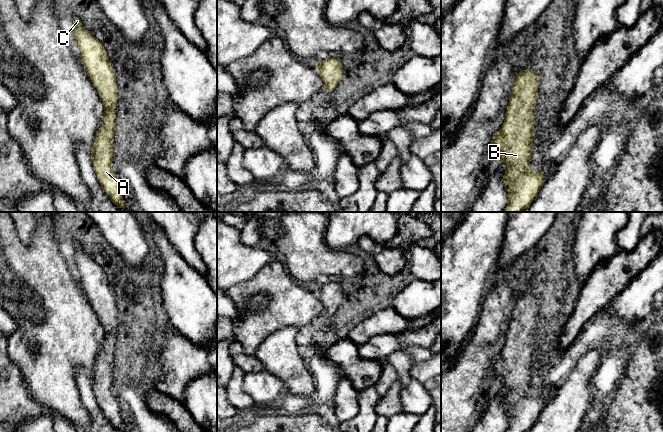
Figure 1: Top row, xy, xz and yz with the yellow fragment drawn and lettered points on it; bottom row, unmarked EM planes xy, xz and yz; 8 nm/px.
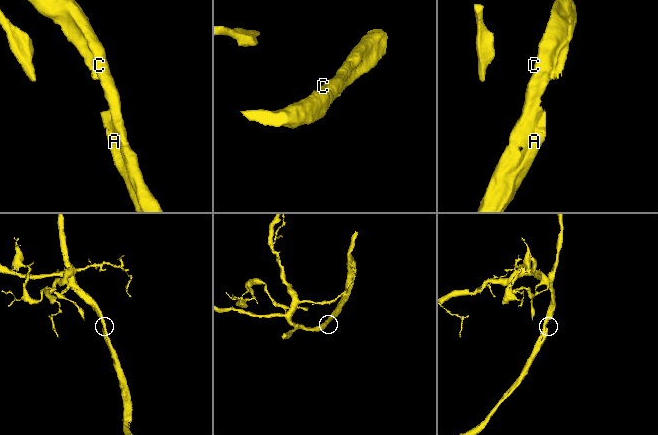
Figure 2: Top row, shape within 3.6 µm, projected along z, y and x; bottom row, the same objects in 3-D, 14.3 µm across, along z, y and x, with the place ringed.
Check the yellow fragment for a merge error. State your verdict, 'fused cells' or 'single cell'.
single cell

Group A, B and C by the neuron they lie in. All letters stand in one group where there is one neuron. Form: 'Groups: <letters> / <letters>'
Groups: A B C

